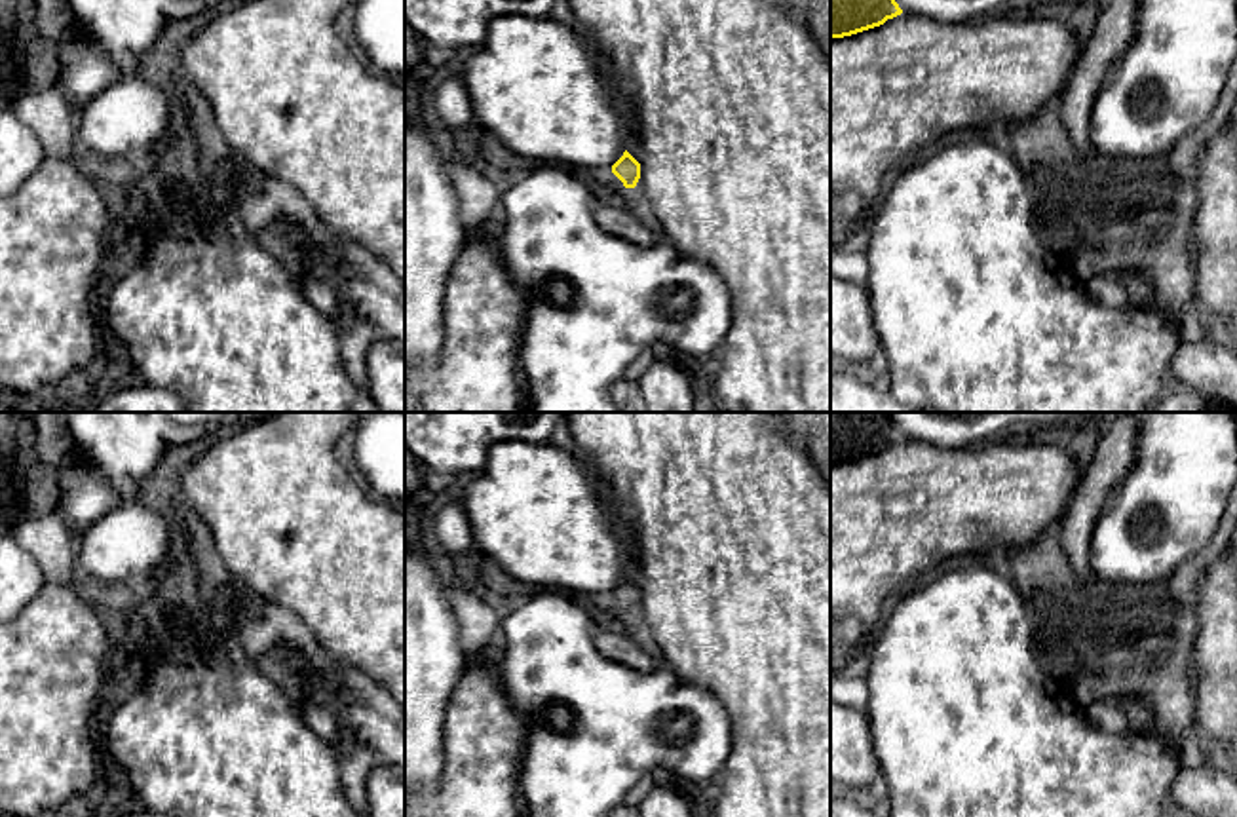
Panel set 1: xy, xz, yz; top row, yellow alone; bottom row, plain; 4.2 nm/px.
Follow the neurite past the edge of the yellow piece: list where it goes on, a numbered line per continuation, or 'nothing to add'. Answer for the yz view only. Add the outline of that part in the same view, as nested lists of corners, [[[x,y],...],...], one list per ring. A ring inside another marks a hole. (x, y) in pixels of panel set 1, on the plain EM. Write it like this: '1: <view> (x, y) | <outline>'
nothing to add

